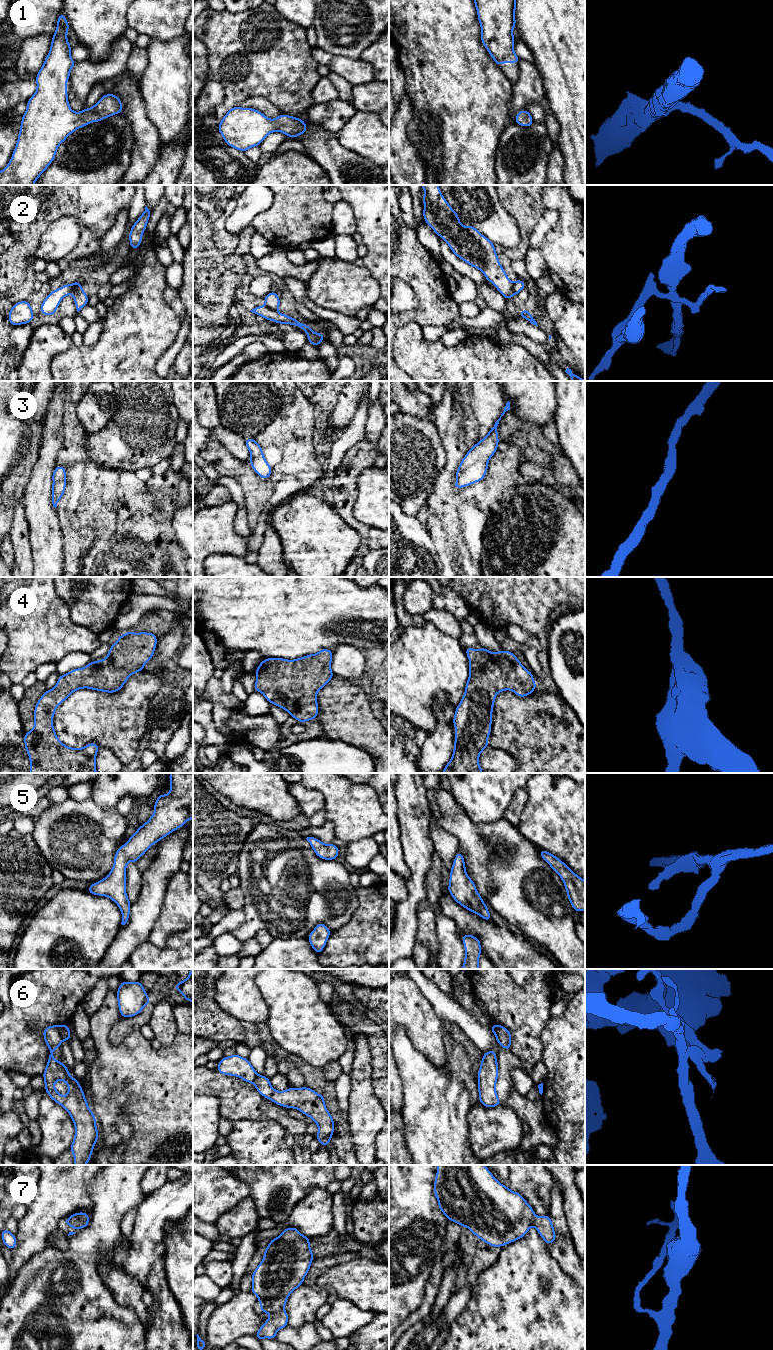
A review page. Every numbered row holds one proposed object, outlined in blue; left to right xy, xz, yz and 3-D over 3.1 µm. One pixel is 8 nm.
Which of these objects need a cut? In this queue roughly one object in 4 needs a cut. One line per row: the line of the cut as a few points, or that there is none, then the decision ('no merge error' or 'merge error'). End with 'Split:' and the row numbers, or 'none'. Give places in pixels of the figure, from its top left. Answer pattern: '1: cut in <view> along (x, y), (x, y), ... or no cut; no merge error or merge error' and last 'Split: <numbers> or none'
1: no cut; no merge error
2: cut in xz along (265, 305), (276, 311); merge error
3: no cut; no merge error
4: no cut; no merge error
5: no cut; no merge error
6: cut in xy along (58, 1026), (62, 1039); merge error
7: no cut; no merge error
Split: 2, 6

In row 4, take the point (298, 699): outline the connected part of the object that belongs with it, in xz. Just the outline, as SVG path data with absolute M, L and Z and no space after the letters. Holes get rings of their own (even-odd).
M321 649L316 654L294 660L266 658L254 672L257 676L254 690L261 692L269 703L286 710L298 722L316 719L319 711L317 693L334 677L332 656L332 650Z

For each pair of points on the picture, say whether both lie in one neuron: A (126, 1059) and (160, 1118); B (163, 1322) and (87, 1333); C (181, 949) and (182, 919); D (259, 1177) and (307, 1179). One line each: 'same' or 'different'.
A: same
B: different
C: different
D: same

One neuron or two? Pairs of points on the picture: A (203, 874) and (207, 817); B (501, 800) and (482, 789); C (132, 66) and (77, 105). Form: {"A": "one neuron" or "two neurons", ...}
{"A": "one neuron", "B": "one neuron", "C": "two neurons"}

